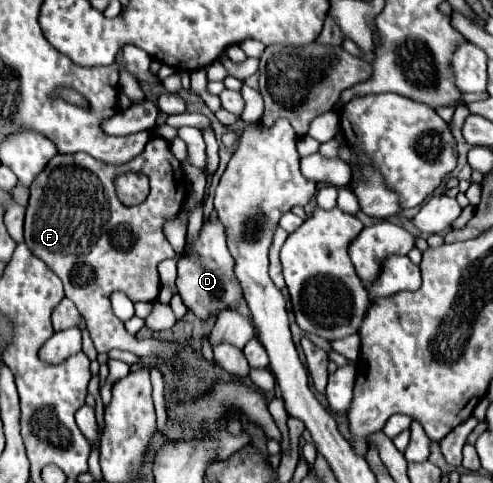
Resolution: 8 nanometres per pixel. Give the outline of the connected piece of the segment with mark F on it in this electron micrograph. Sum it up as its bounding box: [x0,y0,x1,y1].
[24,136,188,374]

